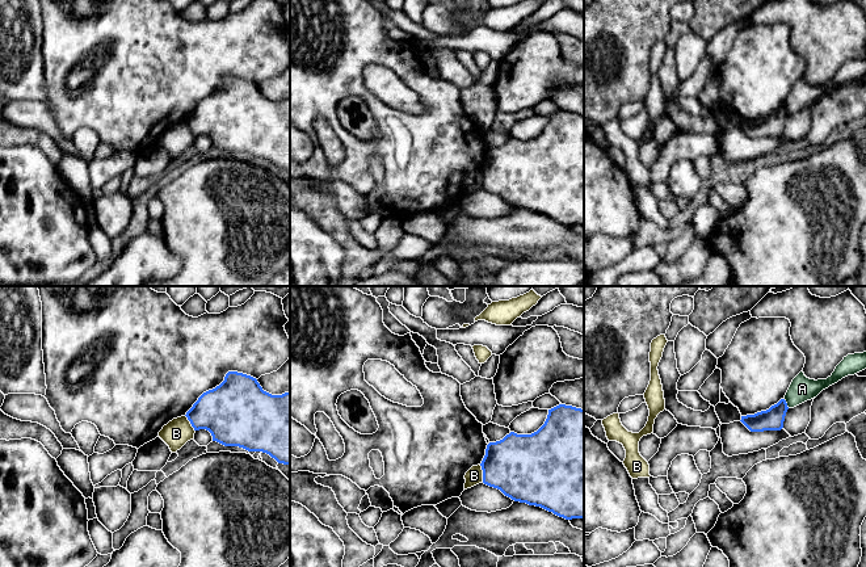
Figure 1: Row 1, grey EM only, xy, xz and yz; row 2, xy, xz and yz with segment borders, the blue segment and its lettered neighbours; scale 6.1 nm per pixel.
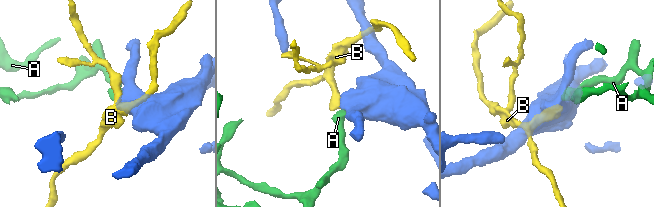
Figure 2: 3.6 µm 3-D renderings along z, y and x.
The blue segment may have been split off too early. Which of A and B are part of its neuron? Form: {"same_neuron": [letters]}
{"same_neuron": []}

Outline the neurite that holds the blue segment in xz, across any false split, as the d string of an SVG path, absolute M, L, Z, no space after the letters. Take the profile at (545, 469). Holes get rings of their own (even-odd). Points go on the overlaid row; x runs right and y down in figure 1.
M566 404L548 410L545 424L537 432L510 432L503 440L489 442L480 466L483 483L512 500L541 507L566 520L584 518L584 410Z

